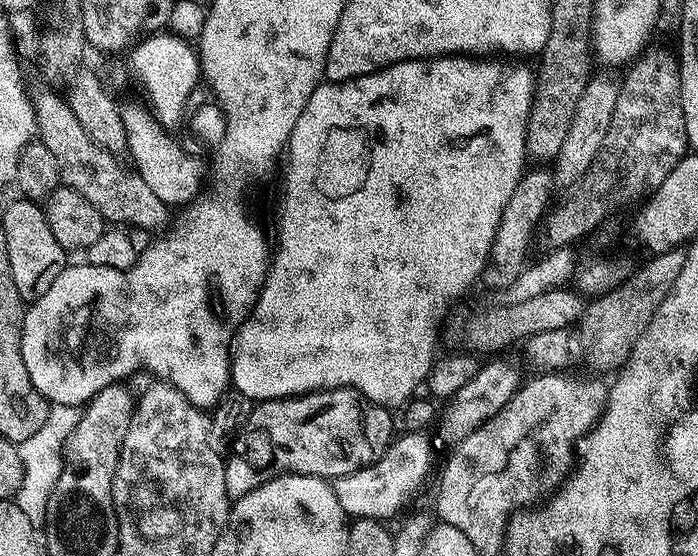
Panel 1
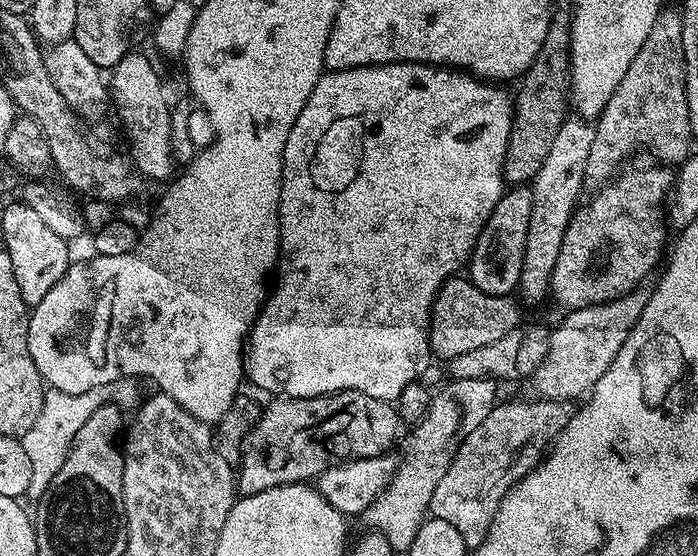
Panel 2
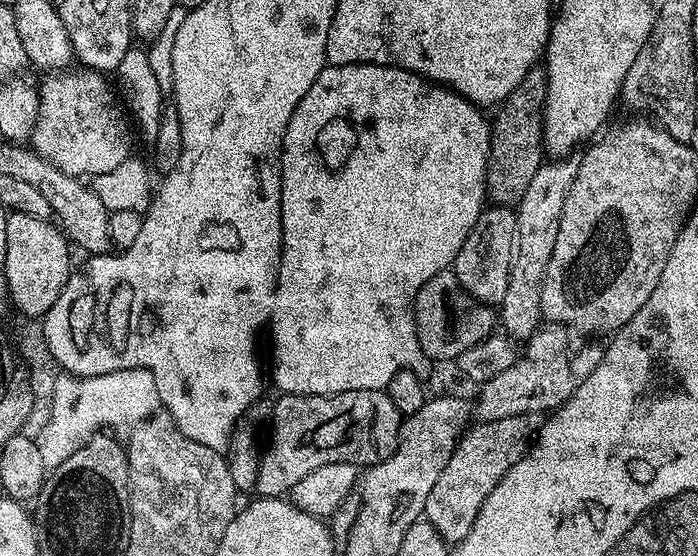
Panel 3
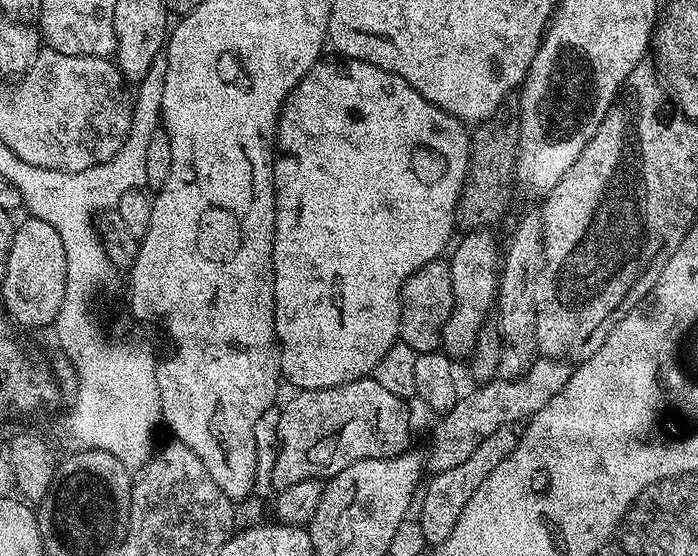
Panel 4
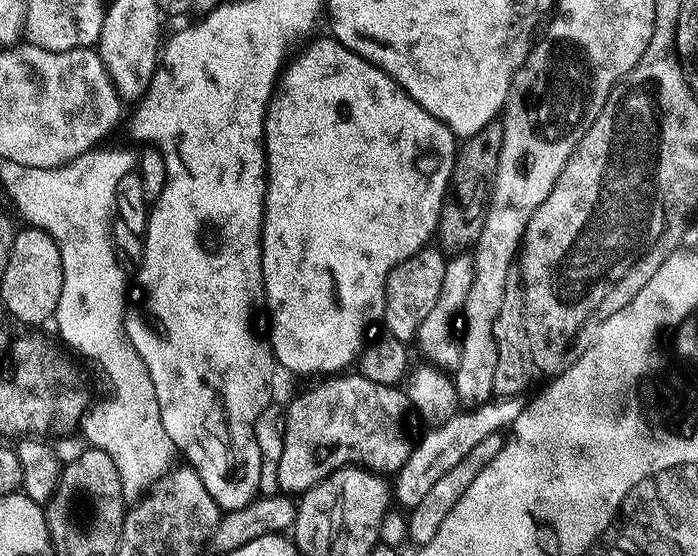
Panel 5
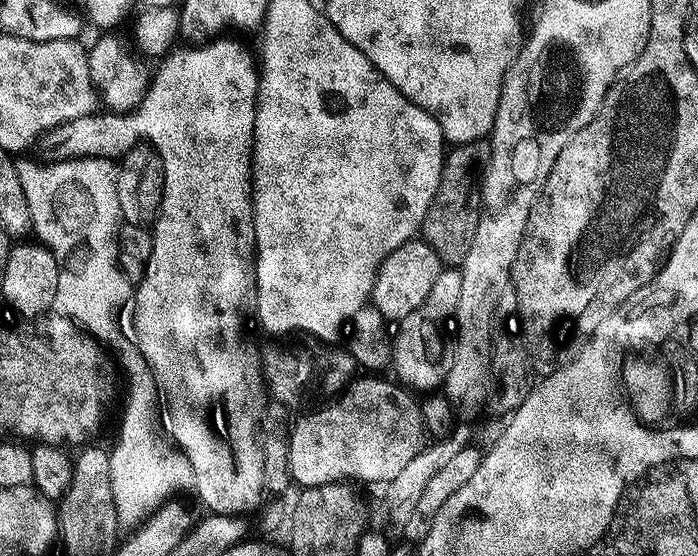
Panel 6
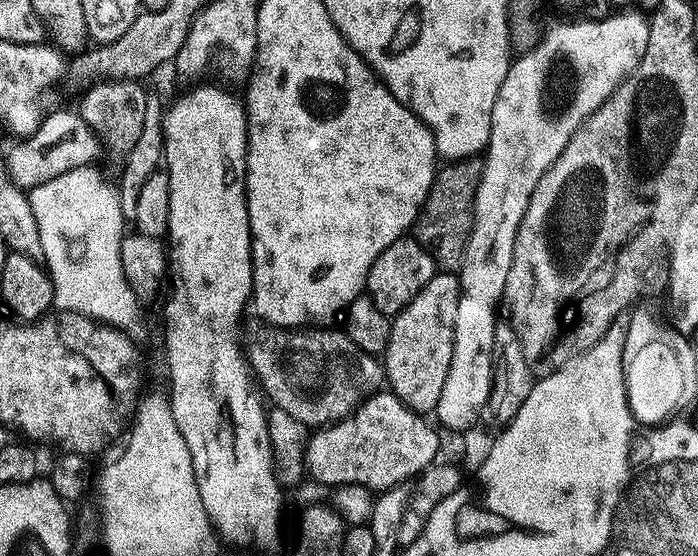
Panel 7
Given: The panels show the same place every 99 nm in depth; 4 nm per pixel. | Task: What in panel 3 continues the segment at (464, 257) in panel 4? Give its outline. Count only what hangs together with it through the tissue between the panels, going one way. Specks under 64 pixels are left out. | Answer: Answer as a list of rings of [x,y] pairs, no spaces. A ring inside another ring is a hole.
[[[488,206],[481,212],[478,222],[470,230],[466,242],[462,242],[462,250],[458,250],[454,271],[458,282],[468,292],[468,295],[478,304],[499,306],[502,298],[506,298],[506,286],[510,284],[510,266],[512,251],[516,237],[516,213],[508,206]]]

